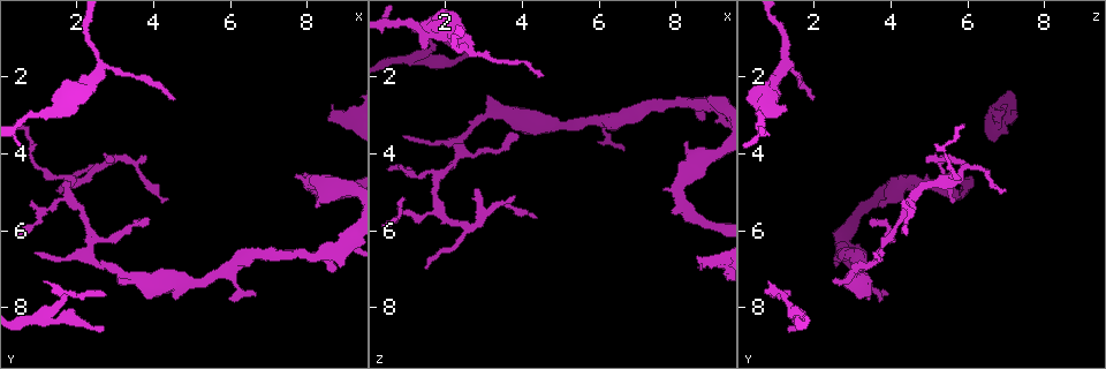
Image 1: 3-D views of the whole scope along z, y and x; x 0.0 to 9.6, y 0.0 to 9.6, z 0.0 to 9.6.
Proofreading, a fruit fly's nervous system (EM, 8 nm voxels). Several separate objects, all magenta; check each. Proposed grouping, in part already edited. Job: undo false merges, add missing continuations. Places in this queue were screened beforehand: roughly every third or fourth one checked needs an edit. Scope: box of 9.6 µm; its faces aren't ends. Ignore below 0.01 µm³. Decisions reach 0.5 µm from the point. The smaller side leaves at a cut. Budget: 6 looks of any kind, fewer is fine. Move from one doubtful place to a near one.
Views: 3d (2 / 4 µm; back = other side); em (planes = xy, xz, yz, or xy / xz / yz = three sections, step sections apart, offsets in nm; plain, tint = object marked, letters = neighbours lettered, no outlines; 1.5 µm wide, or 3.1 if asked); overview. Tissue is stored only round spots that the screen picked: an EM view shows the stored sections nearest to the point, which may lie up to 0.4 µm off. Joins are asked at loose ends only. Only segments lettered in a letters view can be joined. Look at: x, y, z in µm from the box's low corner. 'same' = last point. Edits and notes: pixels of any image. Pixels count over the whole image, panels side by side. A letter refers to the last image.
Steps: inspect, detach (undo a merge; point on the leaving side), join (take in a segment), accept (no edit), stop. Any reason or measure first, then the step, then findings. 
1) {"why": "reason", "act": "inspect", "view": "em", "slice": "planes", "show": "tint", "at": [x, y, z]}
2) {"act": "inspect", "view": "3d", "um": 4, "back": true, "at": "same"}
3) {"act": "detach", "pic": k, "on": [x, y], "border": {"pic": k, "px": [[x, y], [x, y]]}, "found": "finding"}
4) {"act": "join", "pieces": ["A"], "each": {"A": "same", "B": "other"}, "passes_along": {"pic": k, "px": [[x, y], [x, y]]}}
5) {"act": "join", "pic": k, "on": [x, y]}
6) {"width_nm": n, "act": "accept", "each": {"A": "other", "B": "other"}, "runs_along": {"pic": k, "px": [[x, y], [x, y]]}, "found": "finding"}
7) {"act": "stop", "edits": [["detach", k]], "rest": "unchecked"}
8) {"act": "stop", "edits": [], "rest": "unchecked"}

{"why": "a narrow waist", "act": "inspect", "view": "em", "slice": "xy", "step": 4, "show": "tint", "at": [1.70, 7.65, 0.90]}

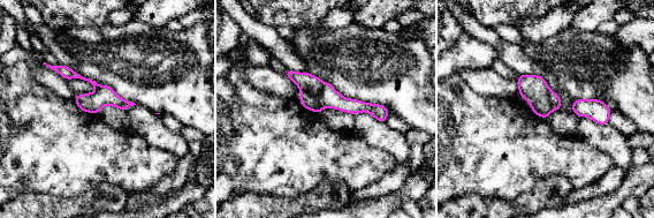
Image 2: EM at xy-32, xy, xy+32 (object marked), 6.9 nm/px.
{"act": "inspect", "view": "em", "slice": "xy", "step": 4, "show": "letters", "at": "same"}

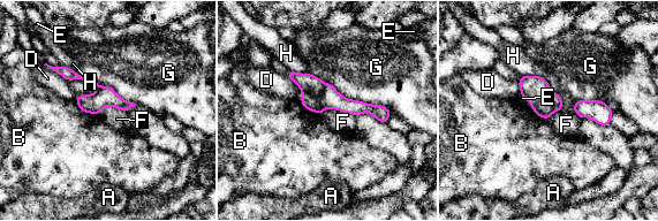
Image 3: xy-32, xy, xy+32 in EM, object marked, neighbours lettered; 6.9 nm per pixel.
{"act": "detach", "pic": 3, "on": [330, 98], "each": {"A": "other", "B": "other", "D": "other", "E": "other", "F": "other", "G": "other", "H": "other"}, "border": {"pic": 3, "px": [[325, 84], [316, 97], [302, 97]]}, "found": "two cells meet here"}

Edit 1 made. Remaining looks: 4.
{"why": "free end", "act": "inspect", "view": "em", "slice": "yz", "step": 4, "show": "letters", "at": [1.50, 2.80, 1.25]}

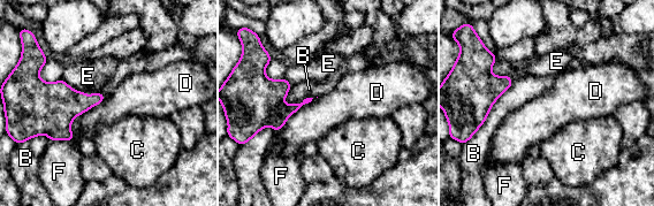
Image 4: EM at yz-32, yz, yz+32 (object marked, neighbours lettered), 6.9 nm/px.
{"act": "inspect", "view": "em", "slice": "planes", "show": "letters", "at": "same"}

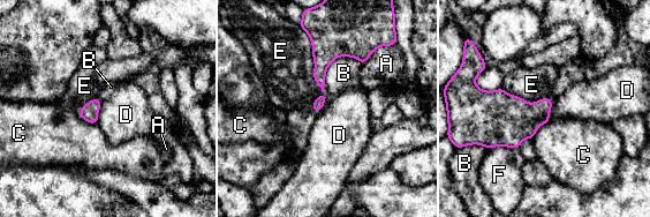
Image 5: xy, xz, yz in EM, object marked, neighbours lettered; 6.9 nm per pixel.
{"longest_contact_nm": ["E", 550], "act": "accept", "each": {"A": "other", "B": "other", "C": "other", "D": "other", "E": "other", "F": "other"}, "border": {"pic": 5, "px": [[552, 102], [549, 120], [543, 124]]}, "found": "no lettered segment goes on from it"}

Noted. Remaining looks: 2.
{"why": "branch stops here", "act": "inspect", "view": "em", "slice": "planes", "show": "letters", "at": [0.80, 5.25, 4.35]}

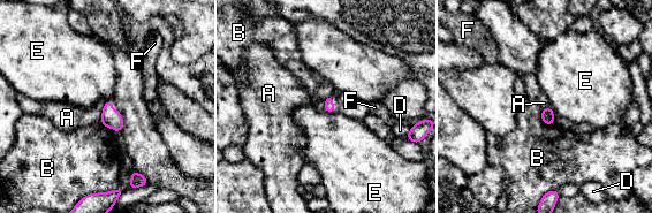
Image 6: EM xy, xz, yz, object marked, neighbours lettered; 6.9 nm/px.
{"longest_contact_nm": ["B", 150], "act": "accept", "each": {"A": "other", "B": "other", "D": "other", "E": "other", "F": "other"}, "border": {"pic": 6, "px": [[106, 101], [100, 120]]}, "found": "no lettered segment goes on from it"}

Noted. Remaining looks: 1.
{"act": "stop", "edits": [["detach", 3]], "rest": "unchecked"}

